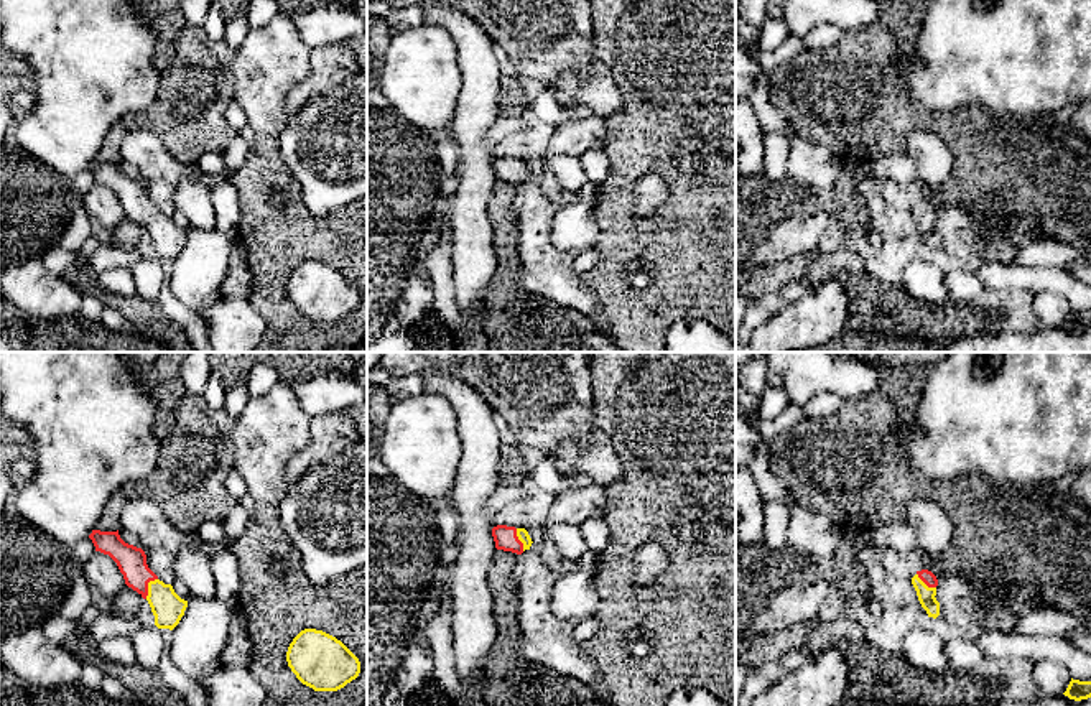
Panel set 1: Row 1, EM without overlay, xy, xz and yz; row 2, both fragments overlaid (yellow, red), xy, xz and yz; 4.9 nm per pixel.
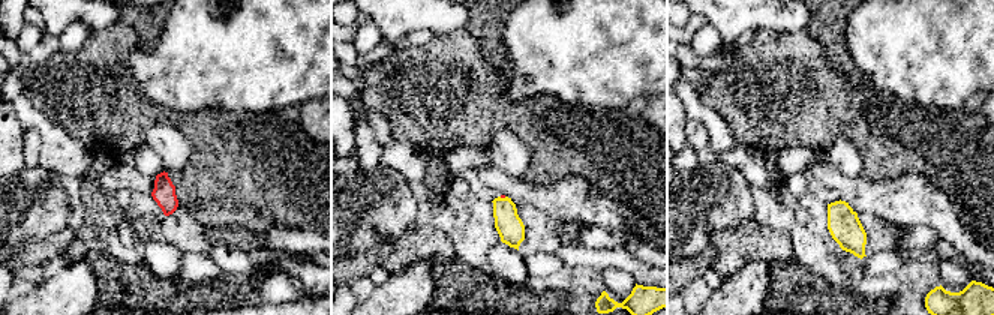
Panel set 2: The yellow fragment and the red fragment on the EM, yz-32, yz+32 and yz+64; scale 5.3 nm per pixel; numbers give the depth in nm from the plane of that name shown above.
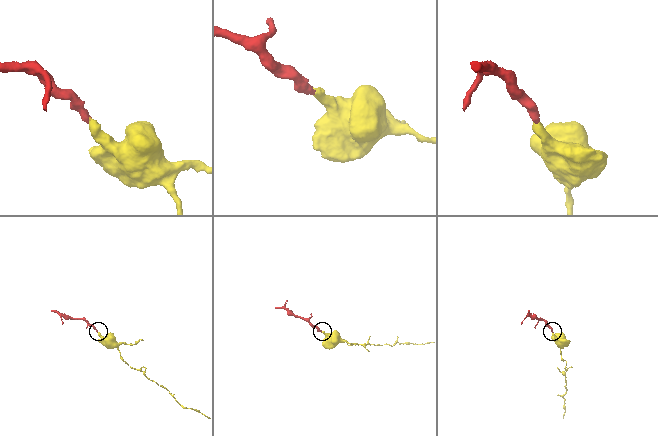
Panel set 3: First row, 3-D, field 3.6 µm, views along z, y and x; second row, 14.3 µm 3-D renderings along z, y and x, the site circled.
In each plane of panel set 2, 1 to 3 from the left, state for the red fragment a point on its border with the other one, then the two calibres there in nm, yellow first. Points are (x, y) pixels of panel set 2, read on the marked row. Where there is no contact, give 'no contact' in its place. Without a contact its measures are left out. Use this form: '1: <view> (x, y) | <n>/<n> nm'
1: no contact
2: yz+32 (502, 198) | 140/20 nm
3: no contact

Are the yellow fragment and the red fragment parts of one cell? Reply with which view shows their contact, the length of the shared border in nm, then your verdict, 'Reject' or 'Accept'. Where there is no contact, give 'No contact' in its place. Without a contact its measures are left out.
Touches yellow in xy. Shared border 120 nm. Accept

